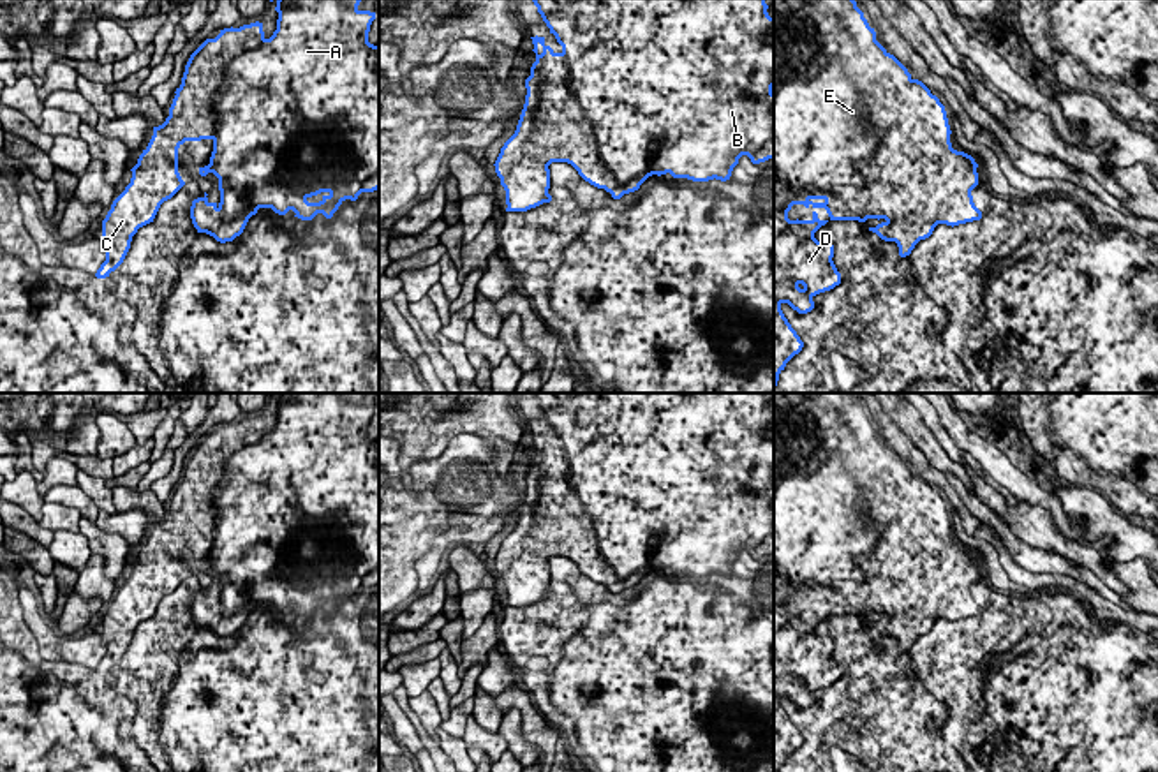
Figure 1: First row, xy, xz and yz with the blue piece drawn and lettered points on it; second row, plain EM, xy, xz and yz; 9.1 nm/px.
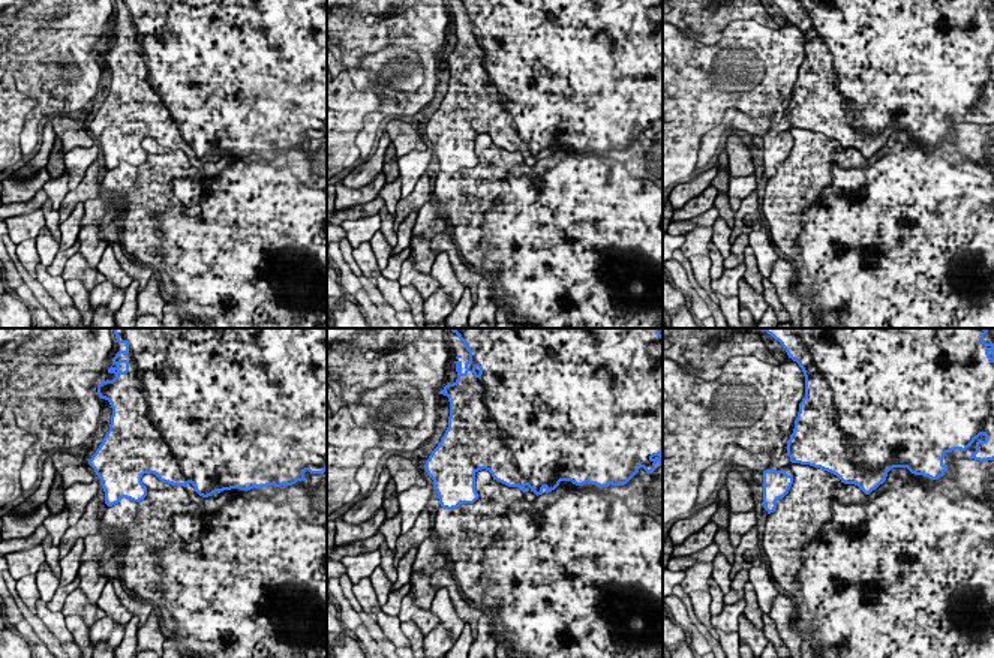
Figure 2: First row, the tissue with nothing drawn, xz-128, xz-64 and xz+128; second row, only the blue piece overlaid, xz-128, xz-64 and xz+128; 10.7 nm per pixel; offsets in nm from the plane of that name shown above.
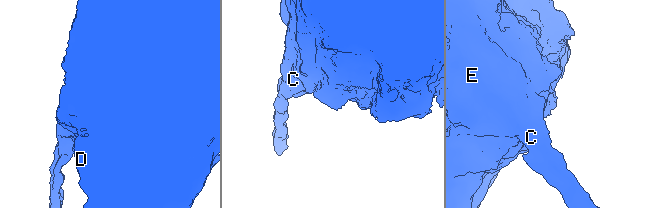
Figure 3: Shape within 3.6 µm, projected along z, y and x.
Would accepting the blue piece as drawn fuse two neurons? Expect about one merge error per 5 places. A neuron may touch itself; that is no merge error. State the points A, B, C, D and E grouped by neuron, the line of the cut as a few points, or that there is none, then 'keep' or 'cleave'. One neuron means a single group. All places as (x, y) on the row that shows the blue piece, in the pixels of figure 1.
A B C D E; no cut; keep

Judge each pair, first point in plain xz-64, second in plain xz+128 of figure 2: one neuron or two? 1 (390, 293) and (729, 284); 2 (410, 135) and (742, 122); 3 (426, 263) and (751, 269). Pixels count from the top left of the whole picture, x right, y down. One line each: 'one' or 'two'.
1: two
2: two
3: one

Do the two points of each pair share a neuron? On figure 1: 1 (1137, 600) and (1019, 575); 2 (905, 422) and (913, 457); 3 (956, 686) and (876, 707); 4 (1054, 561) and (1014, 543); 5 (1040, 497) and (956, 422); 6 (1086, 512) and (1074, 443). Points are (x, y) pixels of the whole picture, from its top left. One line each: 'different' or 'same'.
1: different
2: different
3: different
4: same
5: same
6: different

